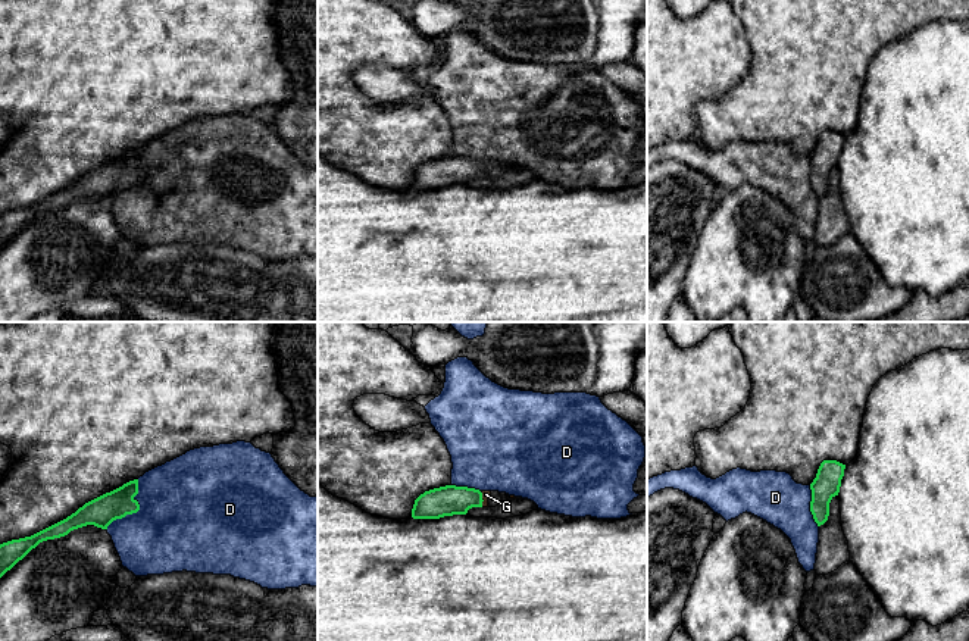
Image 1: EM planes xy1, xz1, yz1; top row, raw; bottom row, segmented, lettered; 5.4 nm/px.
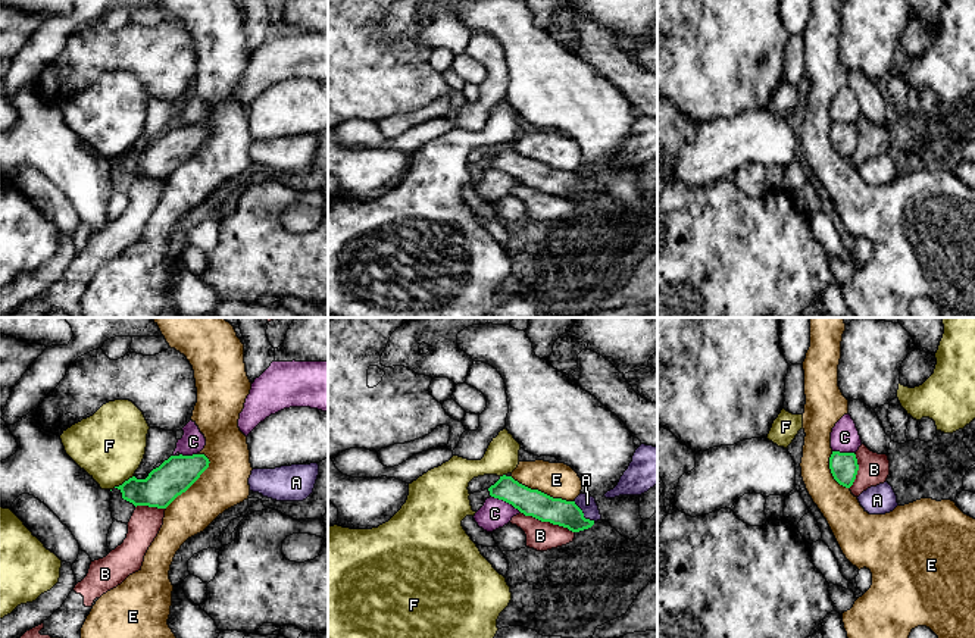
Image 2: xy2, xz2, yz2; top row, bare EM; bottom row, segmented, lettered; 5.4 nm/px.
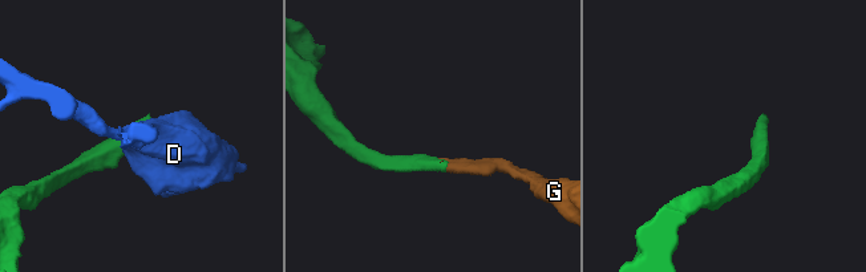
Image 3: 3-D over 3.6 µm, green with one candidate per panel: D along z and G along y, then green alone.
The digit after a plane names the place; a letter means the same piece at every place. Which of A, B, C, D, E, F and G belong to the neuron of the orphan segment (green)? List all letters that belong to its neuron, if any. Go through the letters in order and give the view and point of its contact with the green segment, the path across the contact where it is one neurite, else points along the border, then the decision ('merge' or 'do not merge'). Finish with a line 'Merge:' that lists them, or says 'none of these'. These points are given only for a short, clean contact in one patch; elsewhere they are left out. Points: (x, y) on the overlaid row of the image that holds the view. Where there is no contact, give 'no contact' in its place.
A: meets green in xz2 at (583, 513); border along xz2 (574, 500), (583, 515), (594, 521); do not merge
B: meets green in xz2 at (547, 521); do not merge
C: meets green in xz2 at (506, 502); do not merge
D: meets green in xy1 at (136, 512); border along xy1 (138, 480), (138, 509), (106, 530); do not merge
E: meets green in xy2 at (193, 482); do not merge
F: meets green in xy2 at (124, 482); do not merge
G: meets green in xz1 at (481, 499); runs through xz1 (449, 500), (481, 499), (485, 494); merge
Merge: G

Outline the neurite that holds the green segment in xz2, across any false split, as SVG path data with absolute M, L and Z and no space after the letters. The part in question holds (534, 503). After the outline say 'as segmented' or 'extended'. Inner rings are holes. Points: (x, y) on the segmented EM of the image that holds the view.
M500 476L488 491L491 497L512 504L525 516L568 528L572 532L579 532L594 525L594 520L584 517L582 510L575 501L553 498L538 490L519 484L512 476Z | as segmented

